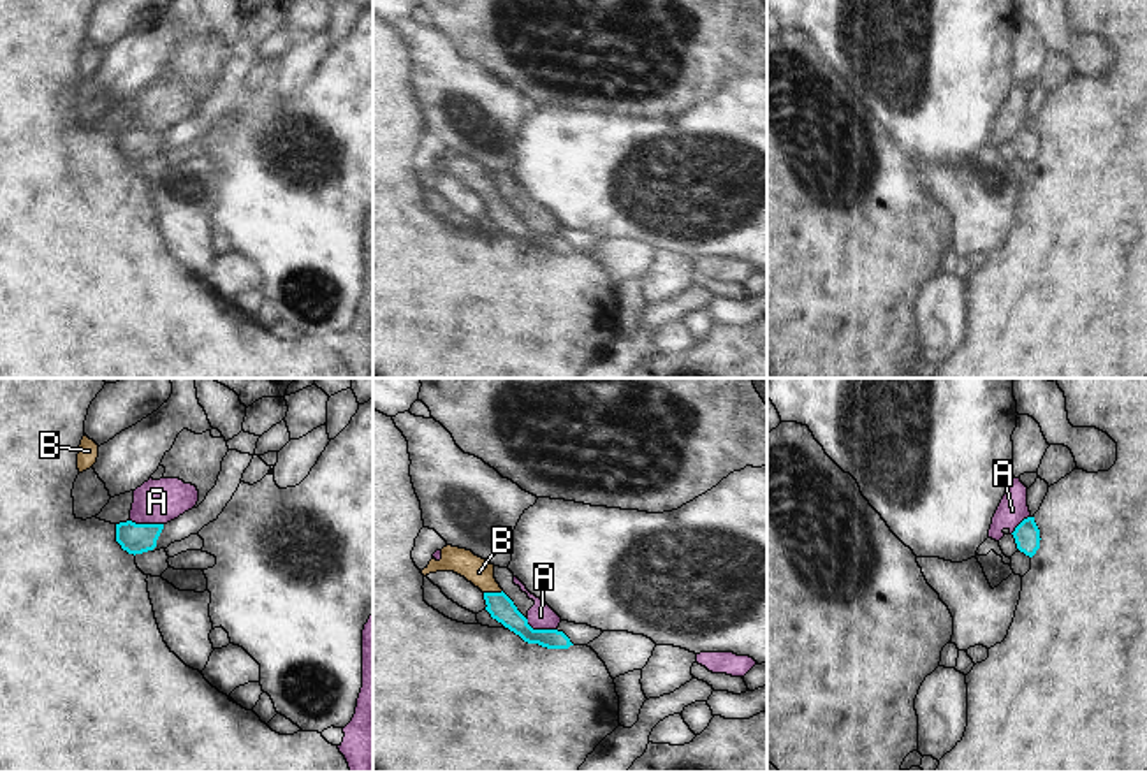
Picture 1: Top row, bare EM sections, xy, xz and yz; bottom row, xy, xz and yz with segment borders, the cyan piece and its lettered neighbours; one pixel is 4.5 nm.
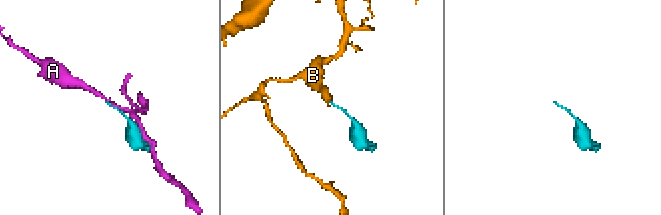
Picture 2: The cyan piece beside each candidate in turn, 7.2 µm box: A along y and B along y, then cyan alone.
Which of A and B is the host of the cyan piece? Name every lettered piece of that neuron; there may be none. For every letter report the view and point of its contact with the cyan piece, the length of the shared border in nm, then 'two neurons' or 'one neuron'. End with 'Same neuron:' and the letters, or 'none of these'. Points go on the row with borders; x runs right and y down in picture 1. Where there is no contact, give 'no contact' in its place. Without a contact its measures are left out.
A: xz (540, 630) | 150 nm | two neurons
B: xz (493, 593) | 90 nm | one neuron
Same neuron: B

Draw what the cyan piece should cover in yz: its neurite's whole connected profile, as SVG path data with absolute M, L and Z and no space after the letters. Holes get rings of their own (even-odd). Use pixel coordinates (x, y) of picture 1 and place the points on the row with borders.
M1034 517L1024 519L1012 535L1015 538L1017 549L1026 556L1033 557L1040 549L1041 538Z

